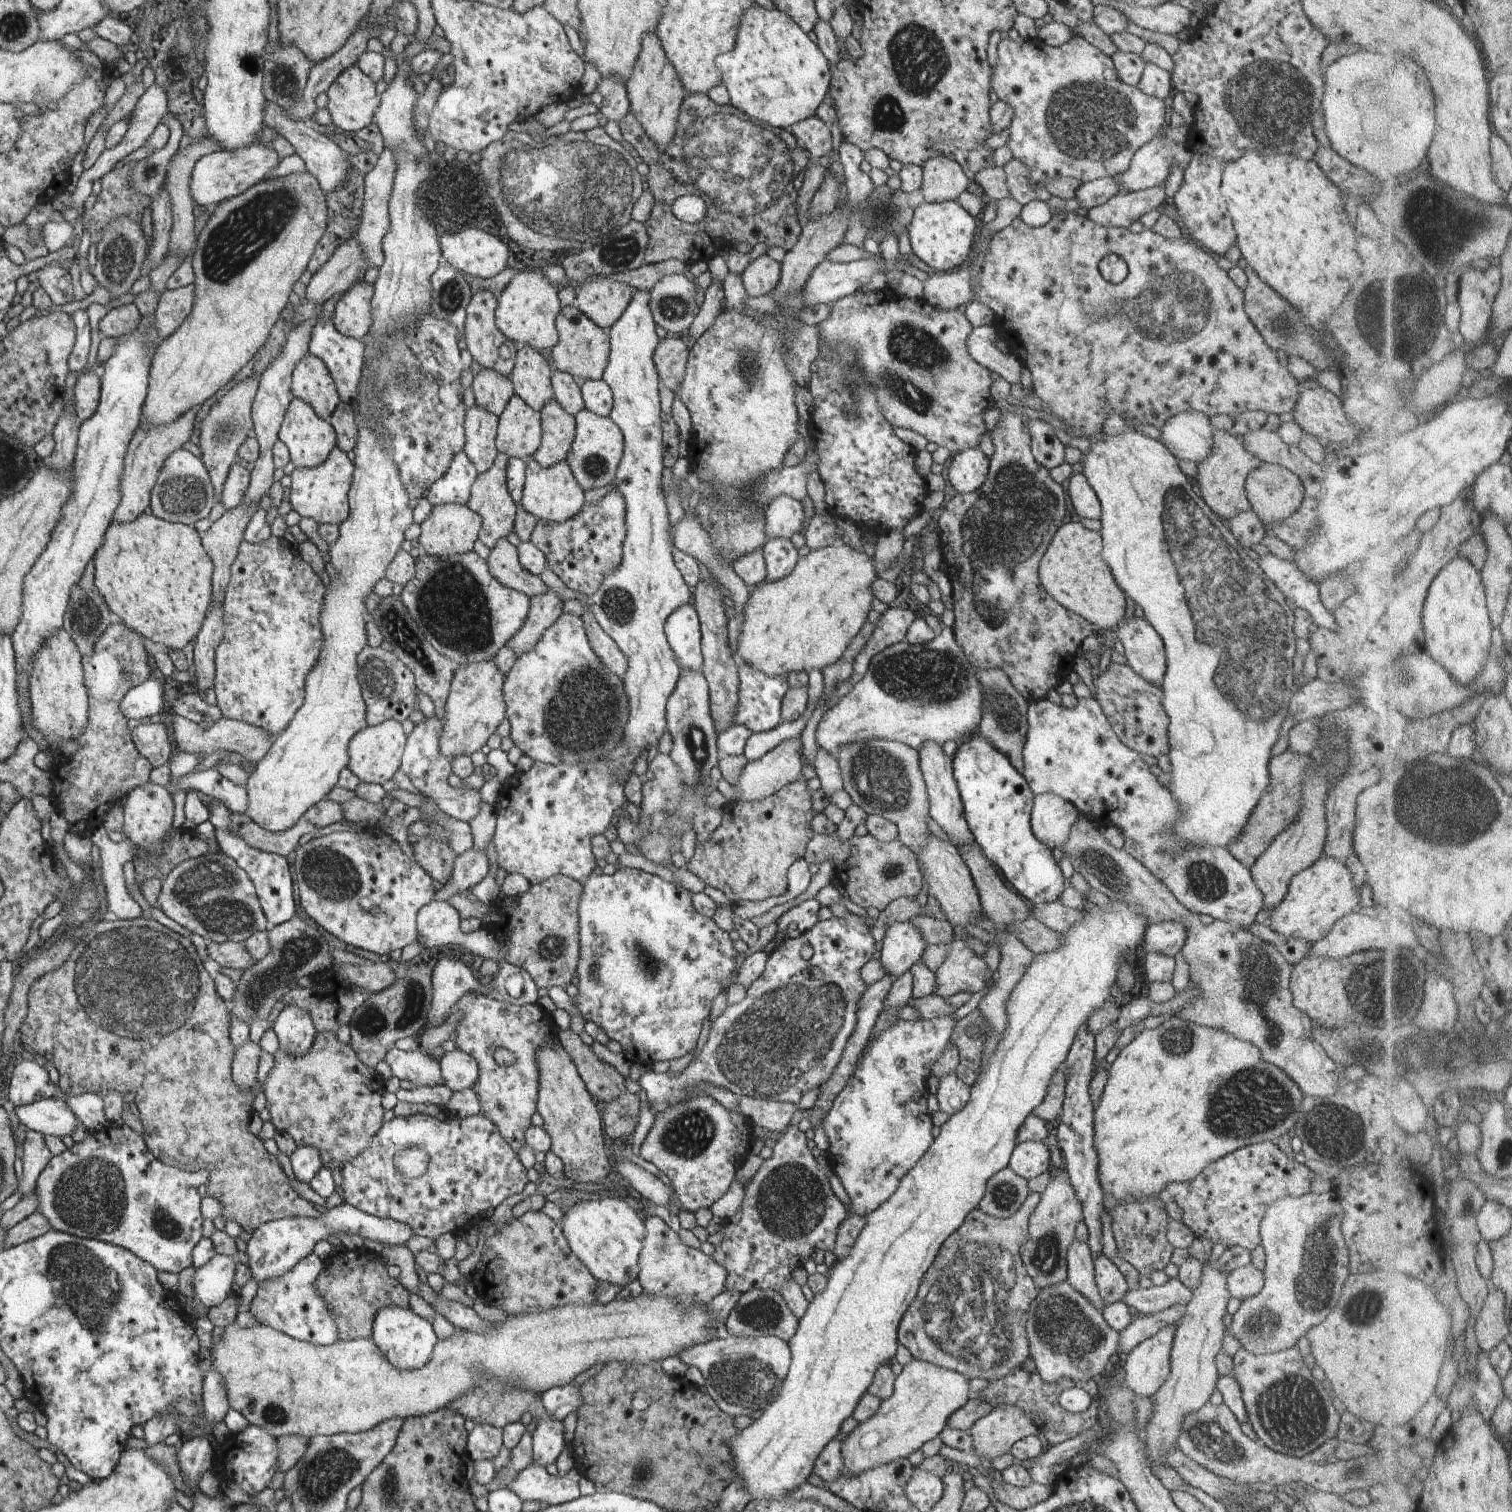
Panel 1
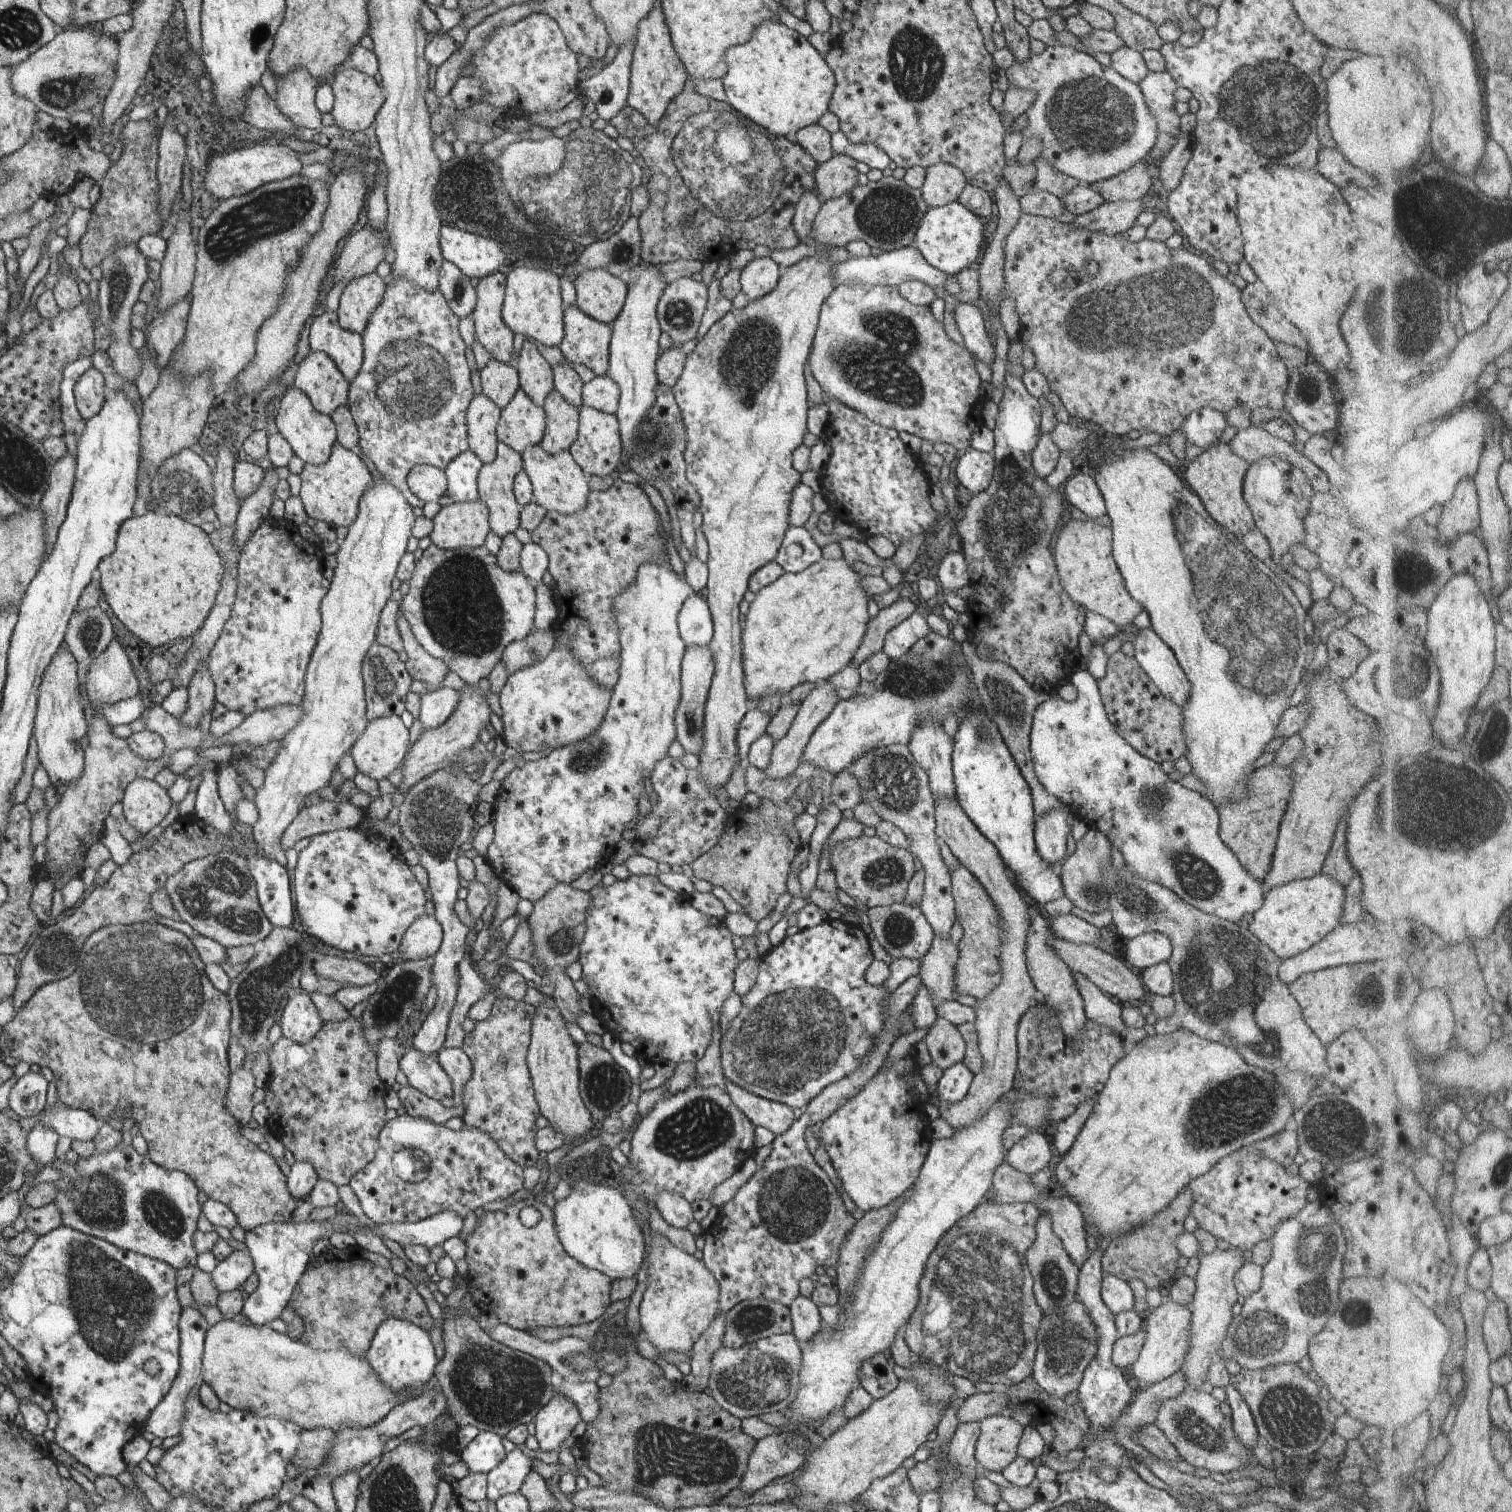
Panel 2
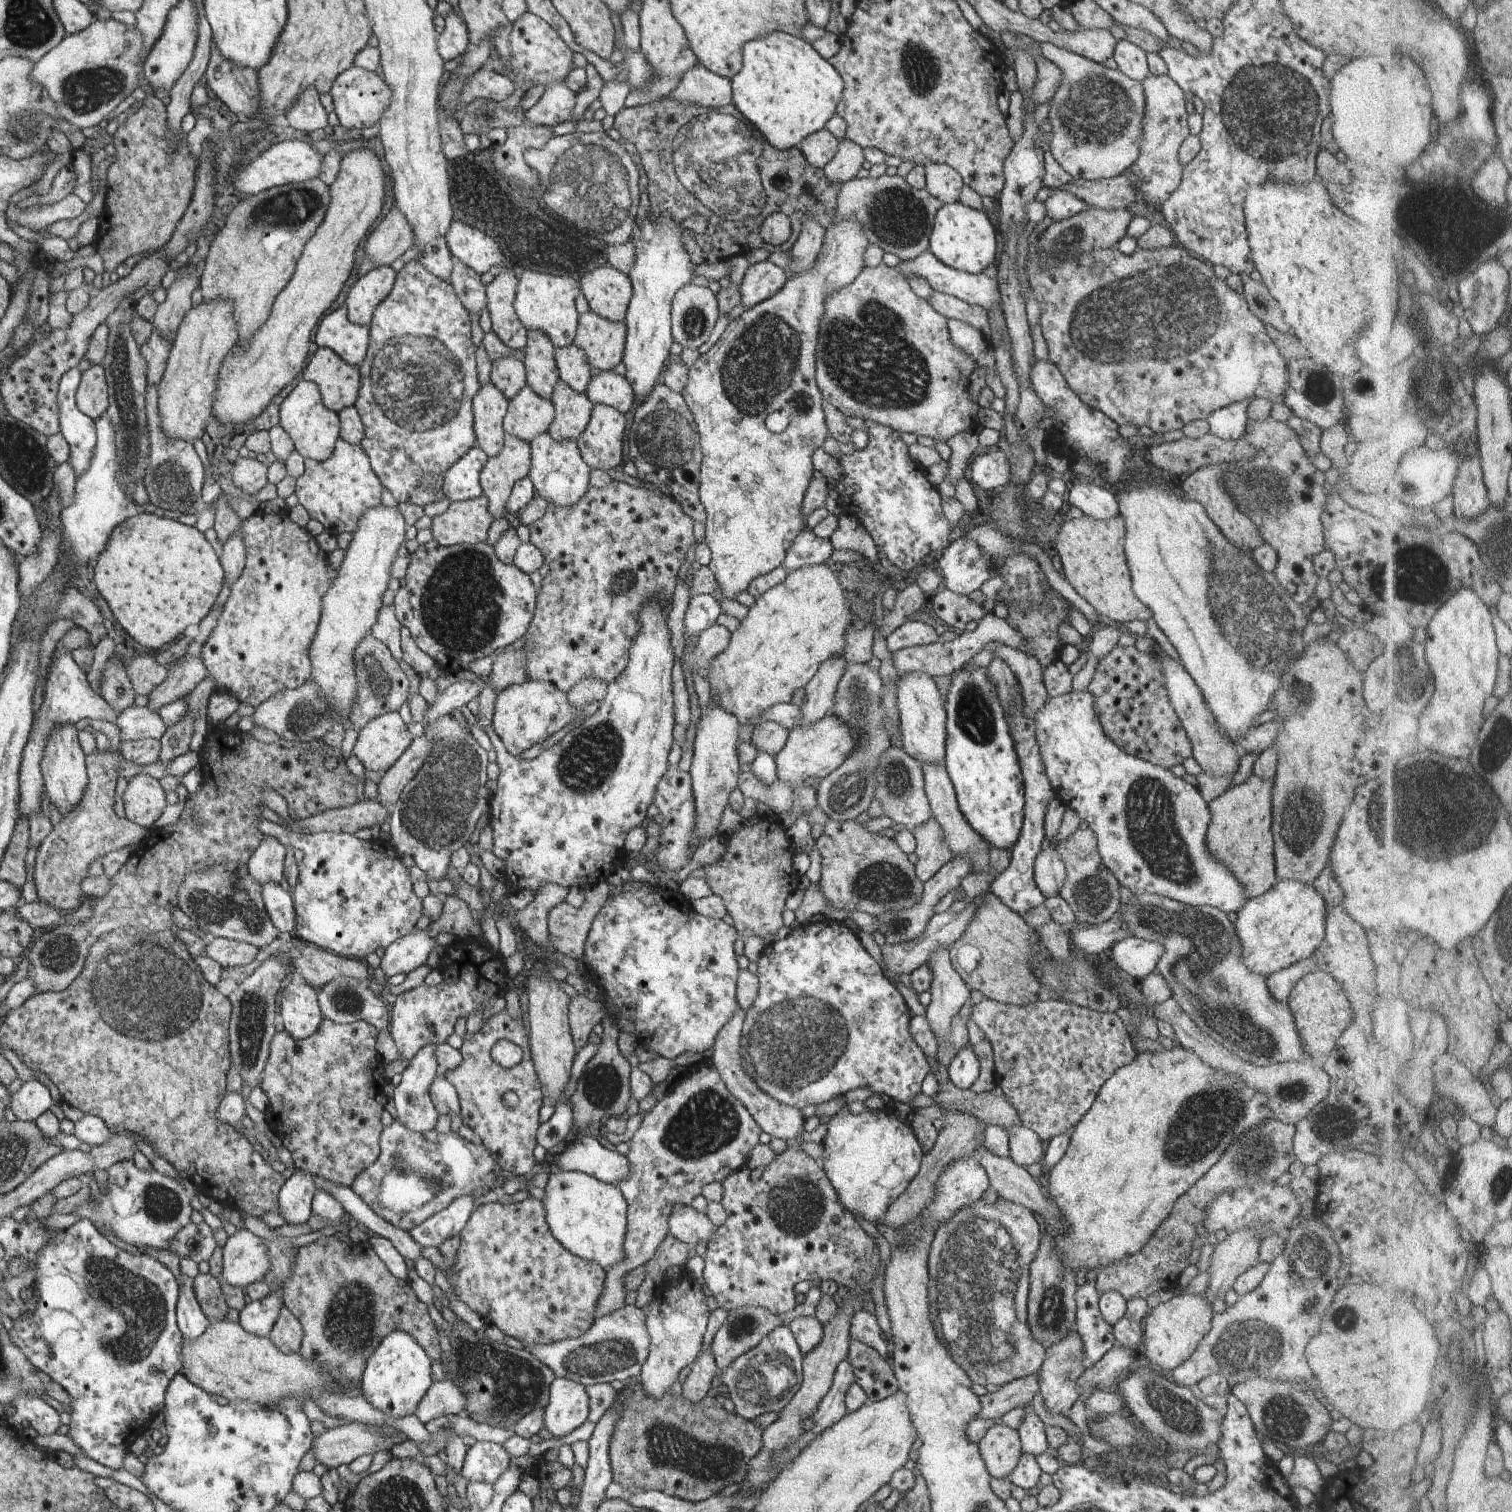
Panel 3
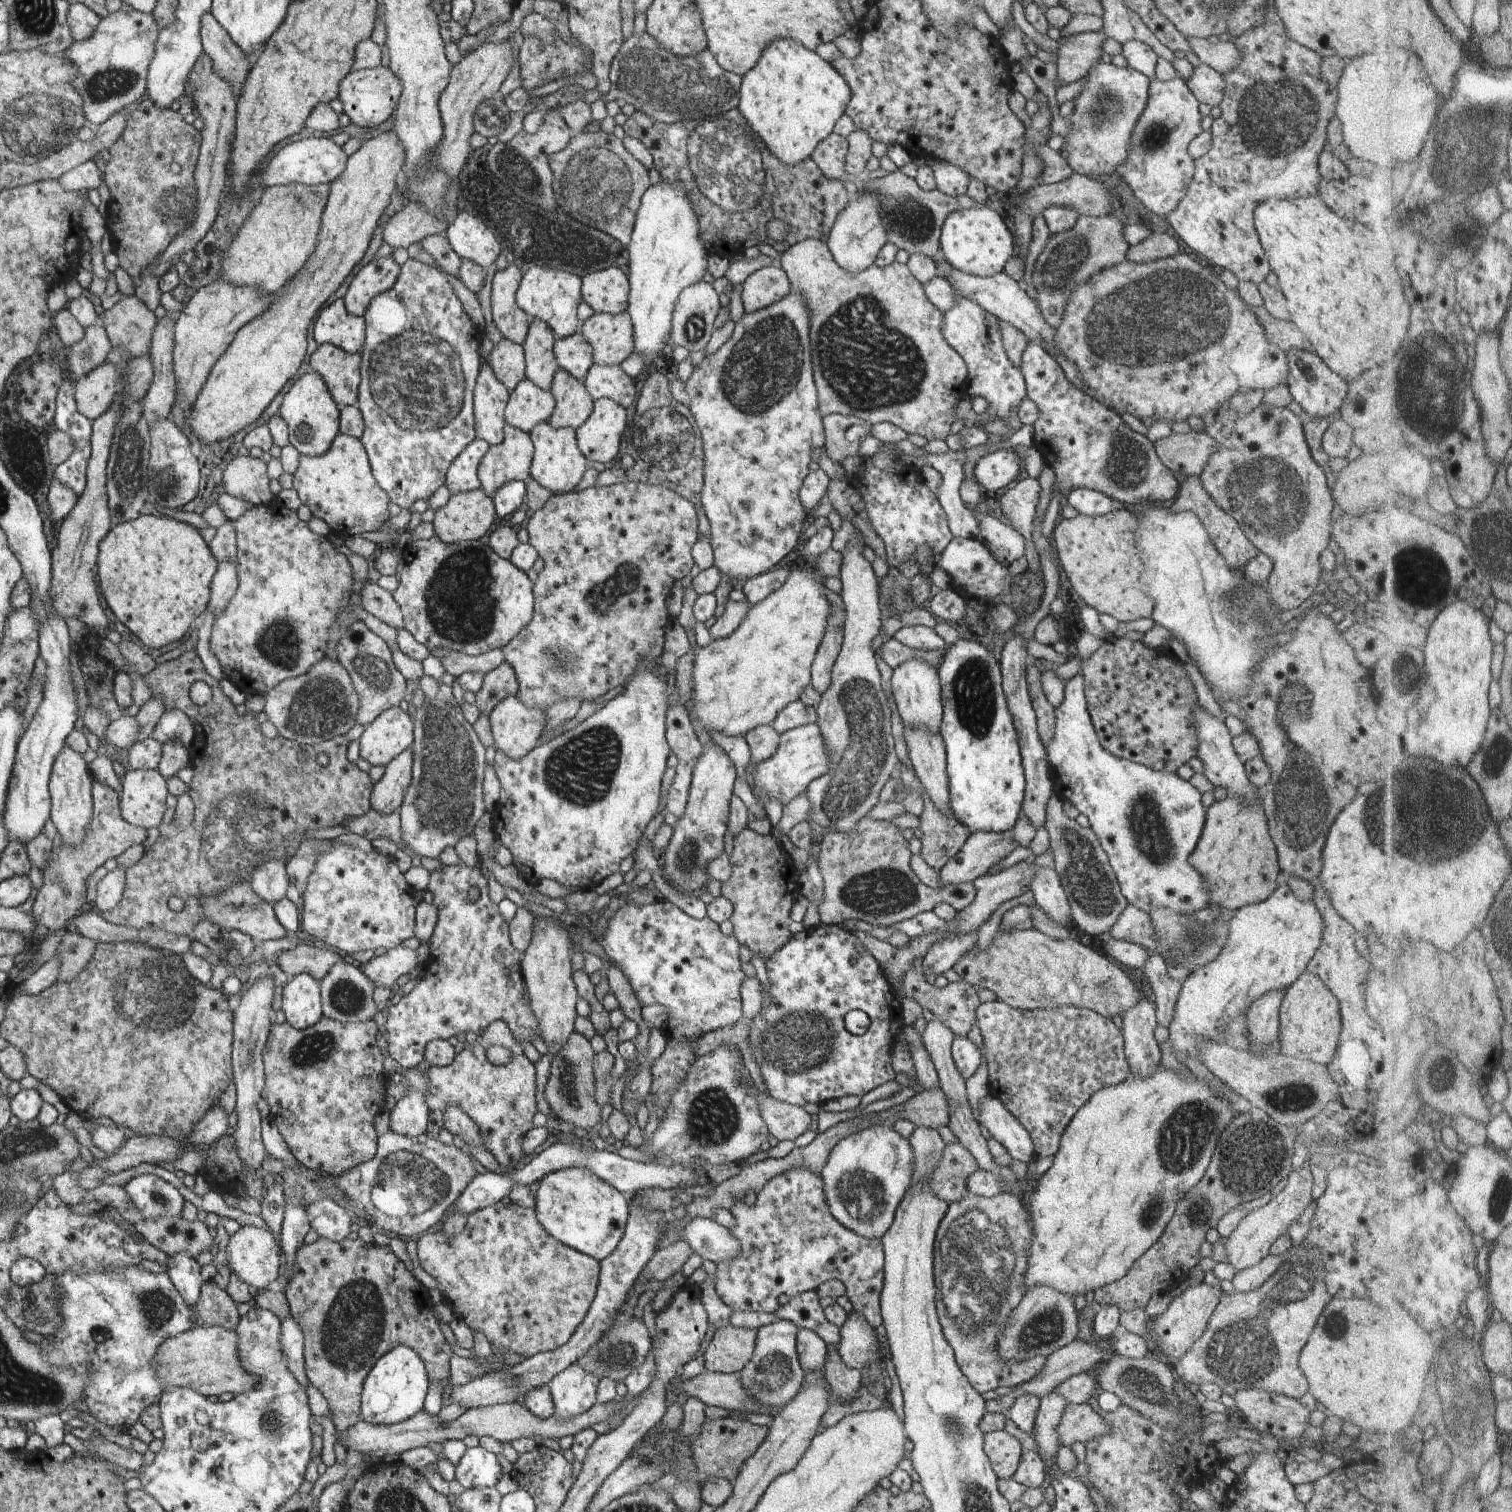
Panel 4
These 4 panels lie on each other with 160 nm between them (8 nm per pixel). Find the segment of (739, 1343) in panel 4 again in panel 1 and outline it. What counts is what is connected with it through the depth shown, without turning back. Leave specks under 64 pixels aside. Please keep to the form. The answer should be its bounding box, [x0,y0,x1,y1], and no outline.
[723,1289,798,1342]

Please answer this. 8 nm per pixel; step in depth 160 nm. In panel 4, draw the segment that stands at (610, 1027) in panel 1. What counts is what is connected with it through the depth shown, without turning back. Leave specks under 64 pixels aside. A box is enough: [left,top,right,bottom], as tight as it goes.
[597,899,746,1042]

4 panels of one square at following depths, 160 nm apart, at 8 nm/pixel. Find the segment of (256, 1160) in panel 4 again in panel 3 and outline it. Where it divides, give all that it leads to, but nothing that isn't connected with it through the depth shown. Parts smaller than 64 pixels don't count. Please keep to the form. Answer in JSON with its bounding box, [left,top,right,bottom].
[227,954,291,1091]

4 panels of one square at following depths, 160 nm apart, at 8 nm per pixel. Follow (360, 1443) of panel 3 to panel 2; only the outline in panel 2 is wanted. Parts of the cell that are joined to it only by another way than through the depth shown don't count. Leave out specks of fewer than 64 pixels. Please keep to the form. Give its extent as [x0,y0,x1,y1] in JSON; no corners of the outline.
[291,1428,336,1469]

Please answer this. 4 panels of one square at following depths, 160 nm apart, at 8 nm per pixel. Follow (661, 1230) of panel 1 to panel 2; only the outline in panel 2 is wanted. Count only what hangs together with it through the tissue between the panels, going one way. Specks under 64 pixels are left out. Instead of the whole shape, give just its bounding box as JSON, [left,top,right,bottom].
[639,1233,719,1355]

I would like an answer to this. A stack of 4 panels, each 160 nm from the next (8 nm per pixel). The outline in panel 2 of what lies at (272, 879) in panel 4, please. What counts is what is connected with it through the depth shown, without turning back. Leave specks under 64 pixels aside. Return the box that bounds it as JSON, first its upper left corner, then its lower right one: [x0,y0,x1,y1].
[252,480,413,864]

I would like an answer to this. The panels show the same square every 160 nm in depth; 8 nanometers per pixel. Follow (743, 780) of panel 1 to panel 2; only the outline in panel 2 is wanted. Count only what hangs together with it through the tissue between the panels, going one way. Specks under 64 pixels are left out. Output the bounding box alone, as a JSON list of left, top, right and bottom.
[763,679,838,780]

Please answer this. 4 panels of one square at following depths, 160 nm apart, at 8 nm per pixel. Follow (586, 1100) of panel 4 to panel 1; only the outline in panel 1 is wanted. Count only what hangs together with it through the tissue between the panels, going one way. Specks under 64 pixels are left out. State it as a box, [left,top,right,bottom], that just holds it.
[447,875,582,990]

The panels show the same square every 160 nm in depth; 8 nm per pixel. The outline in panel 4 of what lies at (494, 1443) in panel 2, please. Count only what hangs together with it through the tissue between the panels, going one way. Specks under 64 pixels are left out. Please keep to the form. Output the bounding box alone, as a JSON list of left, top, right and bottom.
[454,1447,501,1490]

